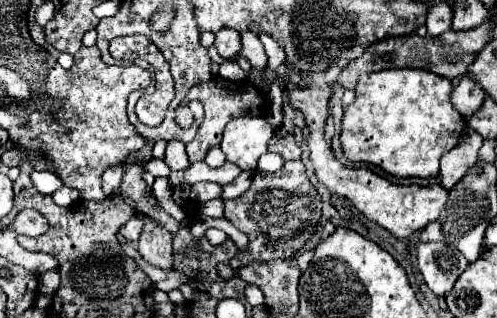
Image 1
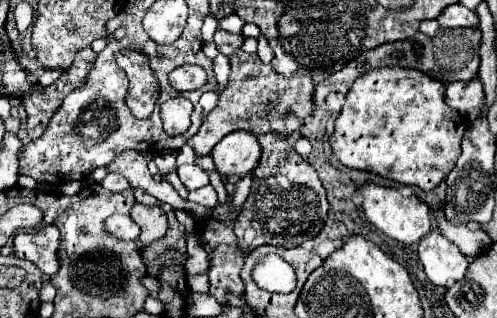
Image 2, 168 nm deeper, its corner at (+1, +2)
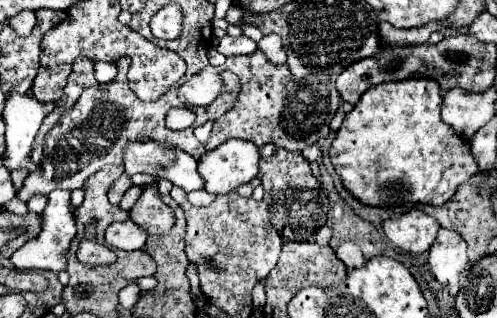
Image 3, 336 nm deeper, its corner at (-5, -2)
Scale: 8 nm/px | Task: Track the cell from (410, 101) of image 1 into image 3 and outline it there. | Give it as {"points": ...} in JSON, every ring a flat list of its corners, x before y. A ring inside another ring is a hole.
{"points":[[404,79,404,81,392,81,392,83,382,83,380,87,372,87,368,89,362,97,360,97,360,103,354,105,354,109,346,115,336,139,332,141,332,147,330,147,330,161,336,169,336,173,342,177,344,181,344,187,356,197,360,199,362,203,366,205,376,205,376,207,388,207,388,203,430,203,430,205,442,205,444,201,448,201,460,183,468,181,474,173,476,173,476,161,472,159,470,155,470,147,468,147,468,141,466,139,460,139,460,135,456,135,456,131,452,131,452,127,448,127,448,123,444,123,440,119,440,107,442,107,442,91,440,91,440,85,434,81,434,79]]}

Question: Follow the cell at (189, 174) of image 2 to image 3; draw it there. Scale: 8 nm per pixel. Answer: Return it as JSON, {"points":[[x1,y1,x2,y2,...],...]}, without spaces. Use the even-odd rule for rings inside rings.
{"points":[[130,143,124,151,126,175,148,173,156,179,170,179,174,185,182,187,186,193,204,189,204,179,198,173,198,161,174,147,162,147,154,143]]}

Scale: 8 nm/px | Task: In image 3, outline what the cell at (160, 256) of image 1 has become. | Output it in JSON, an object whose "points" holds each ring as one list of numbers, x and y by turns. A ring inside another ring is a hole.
{"points":[[154,183,146,185,144,193,130,211,130,219,140,225,148,235,166,235,174,223,172,209,162,203,158,187]]}

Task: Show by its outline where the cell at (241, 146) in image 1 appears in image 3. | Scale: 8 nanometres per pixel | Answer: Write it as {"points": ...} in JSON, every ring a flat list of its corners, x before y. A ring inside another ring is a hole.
{"points":[[228,139,214,151,208,151,198,161,198,171,206,181,206,191,224,195,238,185,252,181,260,167,258,147,244,139]]}

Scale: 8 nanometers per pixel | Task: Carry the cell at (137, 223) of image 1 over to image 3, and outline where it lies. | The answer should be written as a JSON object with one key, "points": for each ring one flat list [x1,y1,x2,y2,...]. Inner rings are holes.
{"points":[[122,221,122,223,112,223,108,225,104,233,104,241,110,247,122,249,122,251,136,251,142,249,146,243,146,231,140,229,134,221]]}

